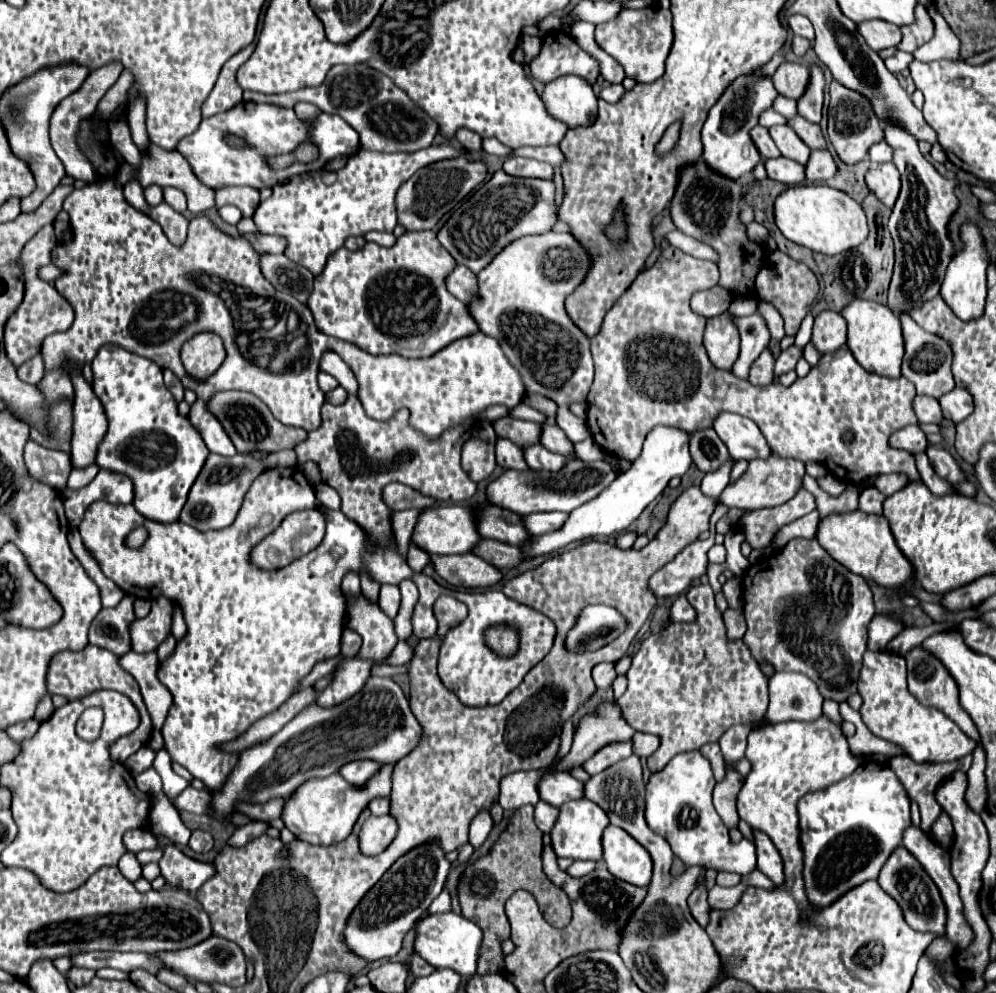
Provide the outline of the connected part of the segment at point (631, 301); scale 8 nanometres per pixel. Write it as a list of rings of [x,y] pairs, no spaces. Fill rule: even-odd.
[[[667,246],[653,266],[645,268],[631,288],[615,302],[607,312],[601,332],[591,340],[591,354],[595,362],[595,380],[587,398],[587,428],[593,442],[609,456],[619,456],[633,462],[645,436],[655,426],[673,426],[687,434],[709,428],[719,416],[719,412],[735,412],[751,418],[763,432],[773,454],[781,458],[793,458],[801,462],[815,460],[827,464],[827,470],[843,484],[861,484],[873,474],[907,474],[909,482],[917,482],[919,472],[911,454],[895,450],[887,444],[887,438],[907,426],[917,424],[911,400],[915,398],[915,386],[905,378],[885,378],[863,370],[851,356],[849,348],[843,346],[837,352],[823,354],[819,364],[811,368],[805,378],[797,378],[793,386],[785,388],[779,382],[767,386],[753,386],[747,380],[739,380],[729,370],[719,370],[707,358],[703,348],[703,316],[695,316],[689,308],[689,296],[697,290],[707,290],[719,282],[717,264],[693,258],[679,248]],[[847,430],[855,432],[855,442],[845,444],[843,434]]]

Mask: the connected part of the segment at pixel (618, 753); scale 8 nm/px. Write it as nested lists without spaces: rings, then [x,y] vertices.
[[[627,740],[627,742],[615,742],[615,744],[607,744],[603,746],[601,750],[597,750],[589,760],[583,762],[583,770],[593,776],[597,772],[603,772],[603,770],[593,770],[593,768],[609,768],[611,764],[615,764],[617,760],[623,760],[627,756],[633,754],[633,742]]]

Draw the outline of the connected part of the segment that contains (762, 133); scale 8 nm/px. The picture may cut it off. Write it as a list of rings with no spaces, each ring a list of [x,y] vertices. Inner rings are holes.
[[[755,126],[755,128],[749,132],[749,136],[751,136],[753,144],[757,146],[757,150],[759,150],[759,154],[761,154],[763,160],[767,160],[767,158],[779,158],[779,156],[781,156],[779,150],[775,148],[775,144],[773,144],[767,128]]]

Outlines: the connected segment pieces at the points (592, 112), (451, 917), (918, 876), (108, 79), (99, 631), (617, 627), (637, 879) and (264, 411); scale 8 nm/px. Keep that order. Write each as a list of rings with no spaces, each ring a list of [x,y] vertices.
[[[561,76],[559,80],[553,80],[545,86],[543,92],[543,104],[551,118],[563,122],[567,128],[579,128],[589,126],[597,118],[597,96],[591,86],[587,86],[585,80],[579,80],[579,76]]]
[[[455,912],[443,914],[427,914],[415,924],[415,940],[413,952],[419,954],[433,968],[451,968],[459,976],[473,976],[477,972],[477,956],[481,944],[479,926]]]
[[[899,846],[891,852],[891,856],[887,858],[887,862],[883,864],[877,876],[877,882],[891,898],[897,900],[911,928],[921,932],[935,932],[937,936],[945,934],[945,904],[939,896],[939,890],[935,882],[923,870],[923,866],[915,860],[915,856],[905,846]]]
[[[112,62],[91,72],[84,83],[81,84],[81,88],[77,92],[73,92],[71,96],[67,96],[65,100],[62,100],[50,118],[49,137],[51,146],[53,146],[55,154],[59,156],[59,160],[63,162],[65,174],[71,176],[71,178],[75,178],[75,180],[83,180],[83,182],[91,184],[91,182],[95,182],[95,170],[93,170],[91,162],[83,156],[83,152],[79,152],[77,142],[71,140],[71,138],[77,136],[81,120],[93,116],[95,108],[97,108],[97,103],[102,99],[108,89],[115,84],[122,71],[123,66],[121,63]]]
[[[125,594],[119,606],[115,608],[103,608],[97,618],[91,622],[89,628],[89,644],[95,644],[99,648],[105,648],[113,652],[115,656],[123,656],[131,650],[131,640],[127,634],[127,624],[135,618],[133,614],[133,602],[135,598],[131,594]]]
[[[585,606],[565,636],[567,652],[593,652],[613,642],[627,628],[621,612],[611,606]]]
[[[609,824],[601,836],[601,846],[603,860],[613,876],[633,886],[647,886],[651,882],[653,862],[649,852],[621,828]]]
[[[227,390],[227,392],[217,392],[207,400],[207,410],[221,422],[223,430],[235,444],[239,454],[247,452],[279,452],[285,448],[293,448],[295,444],[307,440],[307,432],[303,428],[293,428],[285,426],[275,416],[271,410],[251,392],[239,392],[239,390]]]

